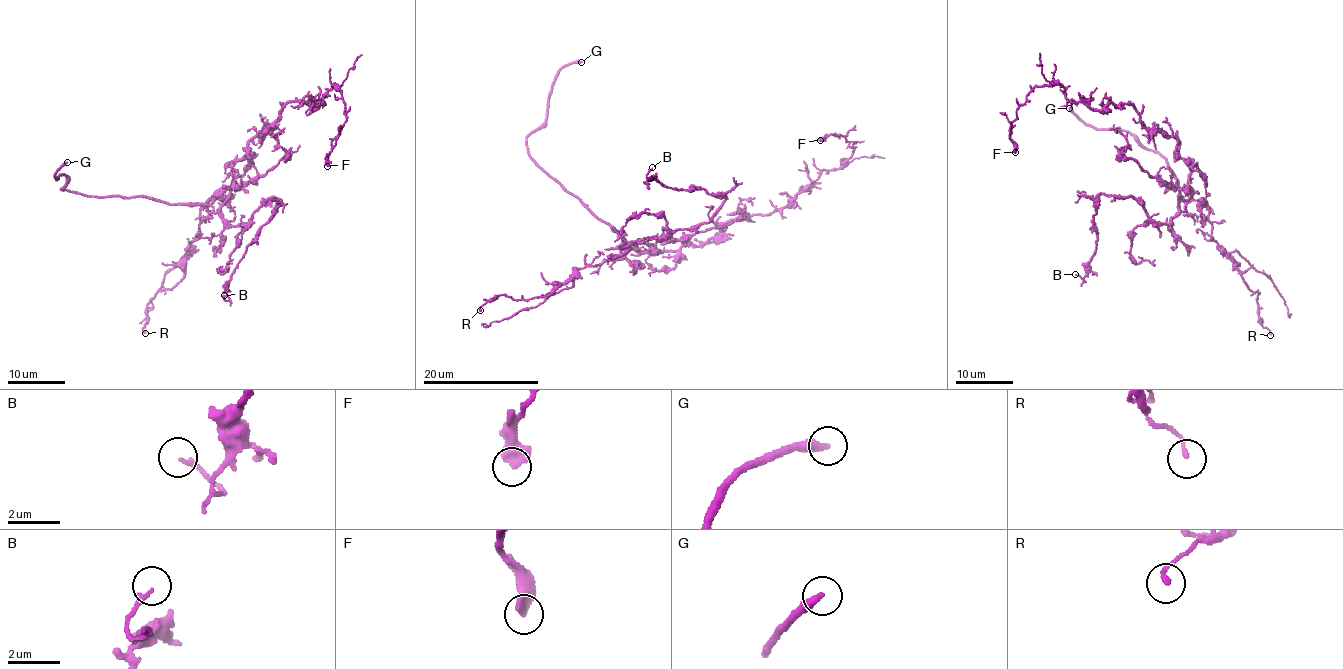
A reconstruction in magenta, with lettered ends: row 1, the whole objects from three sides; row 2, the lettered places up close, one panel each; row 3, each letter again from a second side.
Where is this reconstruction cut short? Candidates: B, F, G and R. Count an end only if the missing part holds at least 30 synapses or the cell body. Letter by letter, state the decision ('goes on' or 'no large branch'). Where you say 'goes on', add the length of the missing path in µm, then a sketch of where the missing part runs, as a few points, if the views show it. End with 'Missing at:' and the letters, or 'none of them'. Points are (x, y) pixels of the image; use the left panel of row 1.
B: no large branch
F: no large branch
G: goes on | 60 µm | (67, 162), (102, 129), (103, 112), (118, 84), (104, 44), (90, 34), (74, 33), (56, 45)
R: no large branch
Missing at: G

